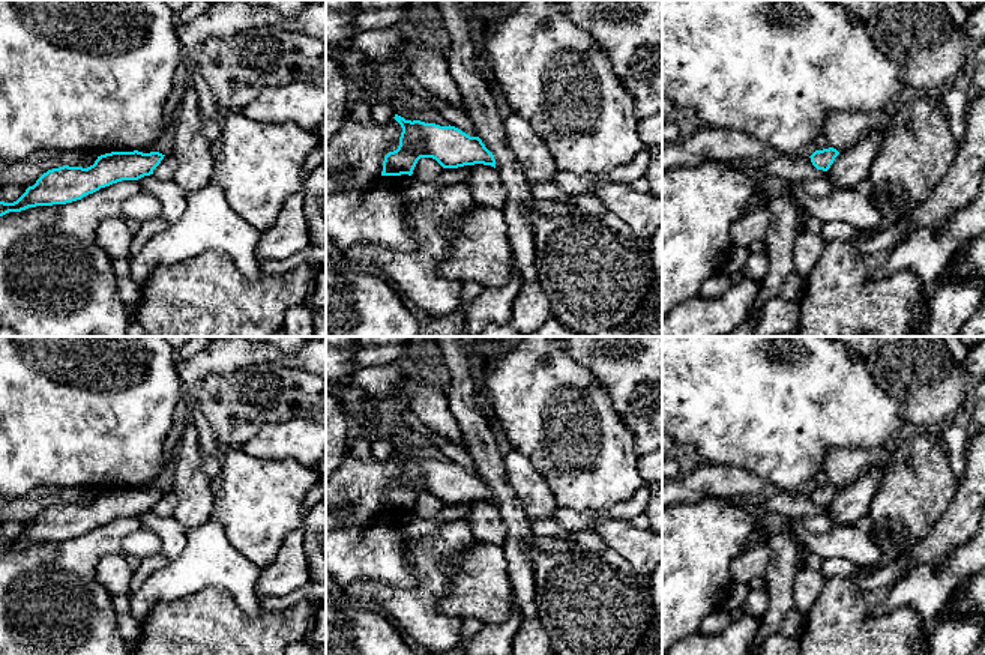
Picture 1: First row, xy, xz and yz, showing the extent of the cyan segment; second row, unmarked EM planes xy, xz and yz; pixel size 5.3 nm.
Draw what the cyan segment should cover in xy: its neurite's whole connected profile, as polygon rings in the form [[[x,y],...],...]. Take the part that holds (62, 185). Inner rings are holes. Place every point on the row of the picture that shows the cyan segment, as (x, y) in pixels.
[[[111,152],[98,156],[93,165],[48,170],[14,203],[0,201],[0,216],[36,206],[66,204],[122,180],[138,180],[153,174],[165,155]]]

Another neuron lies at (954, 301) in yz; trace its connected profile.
[[[964,251],[958,252],[931,288],[925,337],[956,337],[983,297],[980,281],[956,278],[953,269]]]

